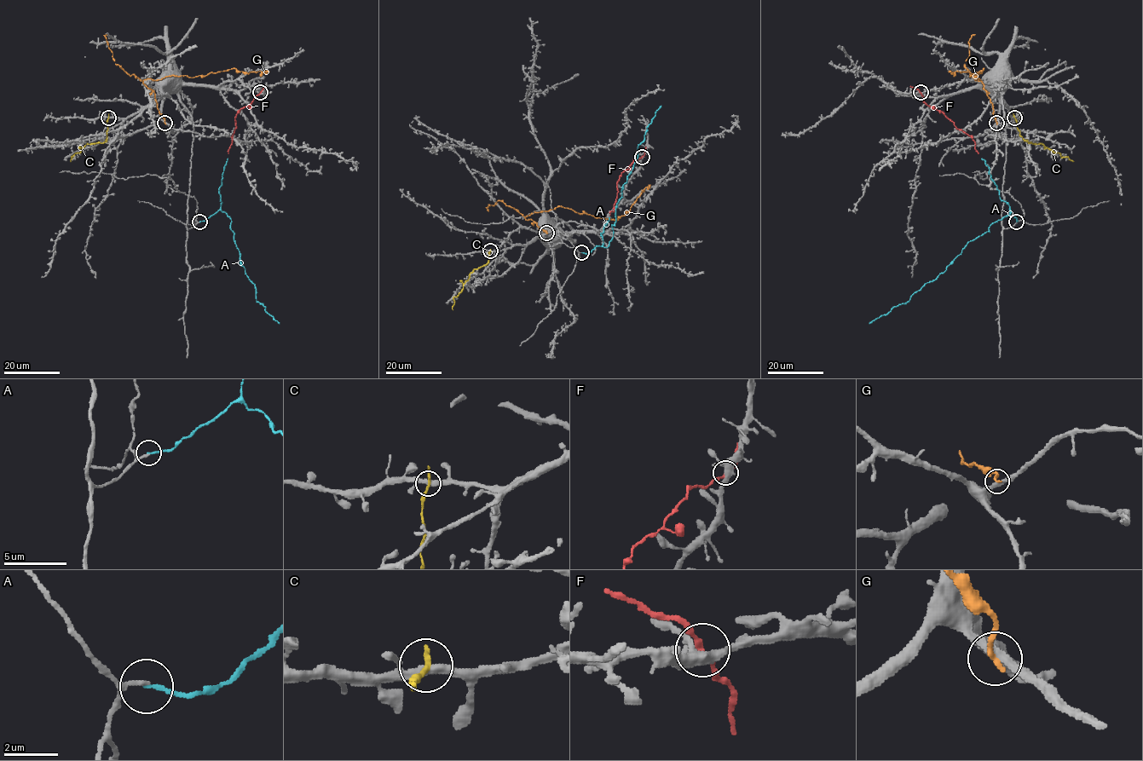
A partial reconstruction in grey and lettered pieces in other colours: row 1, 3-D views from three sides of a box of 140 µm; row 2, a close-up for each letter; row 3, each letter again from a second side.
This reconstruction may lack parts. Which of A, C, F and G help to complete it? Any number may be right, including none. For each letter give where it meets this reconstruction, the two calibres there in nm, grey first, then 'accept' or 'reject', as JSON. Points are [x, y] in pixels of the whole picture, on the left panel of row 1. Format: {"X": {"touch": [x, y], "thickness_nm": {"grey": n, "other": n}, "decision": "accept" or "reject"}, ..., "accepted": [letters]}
{"A": {"touch": [199, 221], "thickness_nm": {"grey": 120, "other": 140}, "decision": "accept"}, "C": {"touch": [108, 118], "thickness_nm": {"grey": 280, "other": 170}, "decision": "reject"}, "F": {"touch": [260, 92], "thickness_nm": {"grey": 400, "other": 170}, "decision": "accept"}, "G": {"touch": [164, 123], "thickness_nm": {"grey": 320, "other": 200}, "decision": "reject"}, "accepted": ["A", "F"]}

